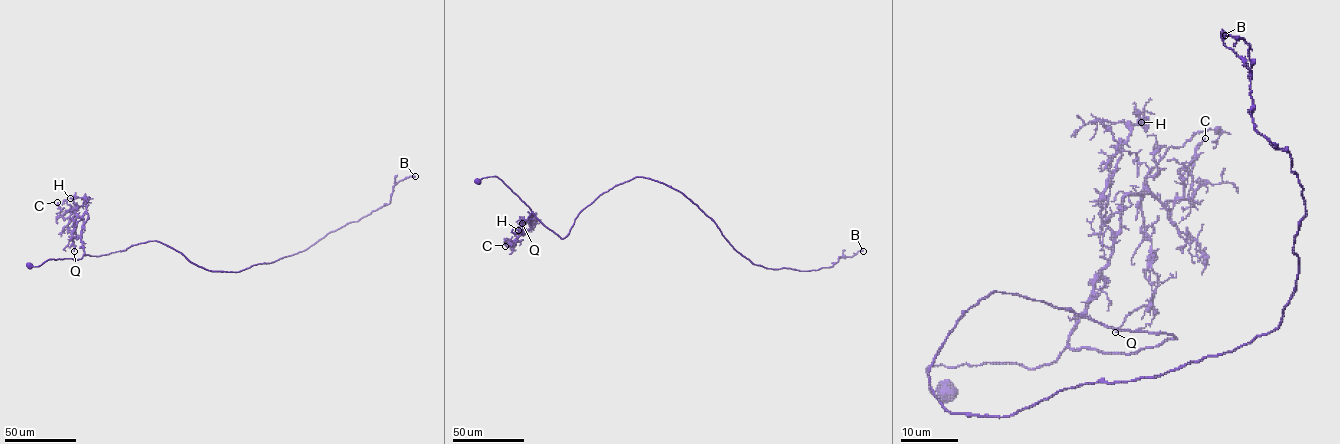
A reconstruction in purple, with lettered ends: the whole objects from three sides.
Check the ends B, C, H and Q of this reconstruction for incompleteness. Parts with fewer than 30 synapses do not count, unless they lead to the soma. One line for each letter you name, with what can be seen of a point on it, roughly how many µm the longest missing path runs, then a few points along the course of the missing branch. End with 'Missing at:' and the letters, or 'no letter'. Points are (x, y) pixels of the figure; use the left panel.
Missing at: no letter

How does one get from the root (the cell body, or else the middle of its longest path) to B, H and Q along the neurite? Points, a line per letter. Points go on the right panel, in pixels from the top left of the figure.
B: (946, 389), (930, 366), (1176, 338), (993, 292), (929, 371), (950, 412), (1281, 323), (1302, 185), (1225, 35)
H: (946, 389), (929, 389), (930, 366), (1035, 369), (1058, 358), (1113, 252), (1101, 200), (1141, 122)
Q: (946, 389), (929, 389), (930, 366), (1058, 358), (1121, 200), (1140, 194), (1157, 287), (1115, 332)

